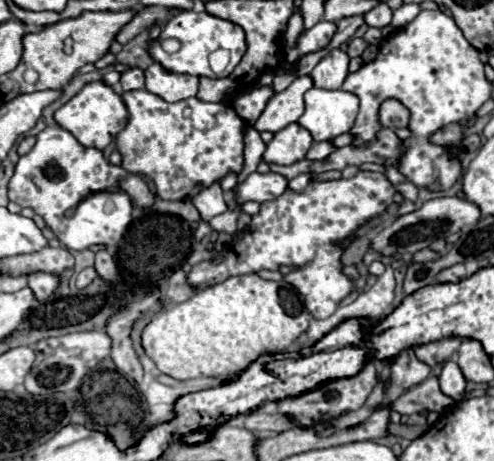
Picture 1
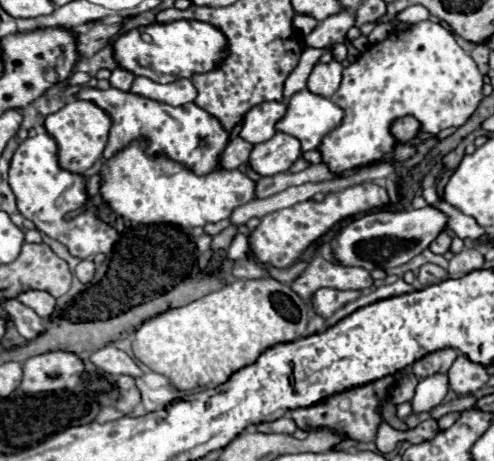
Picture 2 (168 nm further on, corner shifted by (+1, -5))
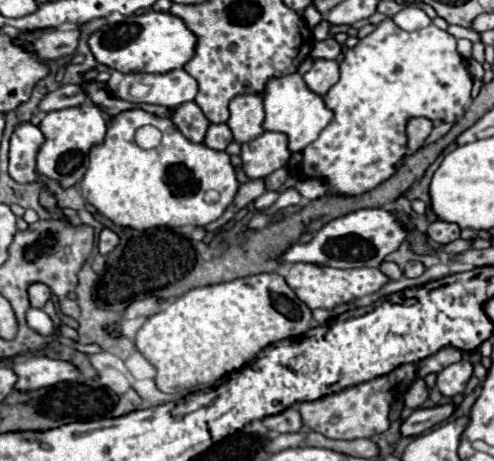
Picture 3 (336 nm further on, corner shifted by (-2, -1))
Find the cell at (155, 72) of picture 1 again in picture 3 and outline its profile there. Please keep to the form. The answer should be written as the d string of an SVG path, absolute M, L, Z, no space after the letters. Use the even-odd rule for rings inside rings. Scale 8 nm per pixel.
M173 70L167 74L123 74L111 72L107 86L123 100L135 104L159 104L179 106L197 96L197 82L185 70Z

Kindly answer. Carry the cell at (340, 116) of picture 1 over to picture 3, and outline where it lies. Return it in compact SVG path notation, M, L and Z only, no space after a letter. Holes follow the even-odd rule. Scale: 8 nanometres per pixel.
M299 72L269 80L261 96L263 96L263 106L265 106L263 128L271 132L287 134L291 152L299 152L307 148L319 136L319 132L333 120L333 112L323 104L323 96L311 92Z

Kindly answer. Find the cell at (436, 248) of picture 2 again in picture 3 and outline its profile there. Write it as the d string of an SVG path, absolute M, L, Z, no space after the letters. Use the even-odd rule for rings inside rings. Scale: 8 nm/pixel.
M437 220L427 228L427 236L435 242L435 244L447 244L459 238L461 228L453 222L445 222L445 220Z

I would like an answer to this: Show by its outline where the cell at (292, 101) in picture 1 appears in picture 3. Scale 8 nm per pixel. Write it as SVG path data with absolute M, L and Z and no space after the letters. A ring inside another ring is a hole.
M245 94L237 96L229 104L231 118L227 126L233 132L235 142L251 142L255 136L261 136L265 132L263 128L263 100L259 100L259 94Z

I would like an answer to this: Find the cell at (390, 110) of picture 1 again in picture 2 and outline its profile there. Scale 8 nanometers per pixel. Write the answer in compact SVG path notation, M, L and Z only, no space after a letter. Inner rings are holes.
M404 116L400 120L394 122L392 126L392 134L400 140L400 142L412 142L420 132L420 122L412 116Z

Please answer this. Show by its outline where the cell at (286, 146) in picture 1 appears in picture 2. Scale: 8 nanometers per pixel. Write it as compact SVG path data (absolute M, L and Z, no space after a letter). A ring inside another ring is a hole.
M278 132L270 140L254 144L248 164L260 176L274 176L286 172L300 154L300 142L294 136Z

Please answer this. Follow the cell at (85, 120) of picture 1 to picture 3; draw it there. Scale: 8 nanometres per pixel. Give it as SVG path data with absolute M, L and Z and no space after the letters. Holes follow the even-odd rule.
M81 104L47 112L39 128L45 134L45 142L37 154L37 170L39 174L61 182L63 188L69 188L83 178L83 172L87 172L87 156L91 148L103 144L107 134L107 120L101 108L97 108L95 104Z

